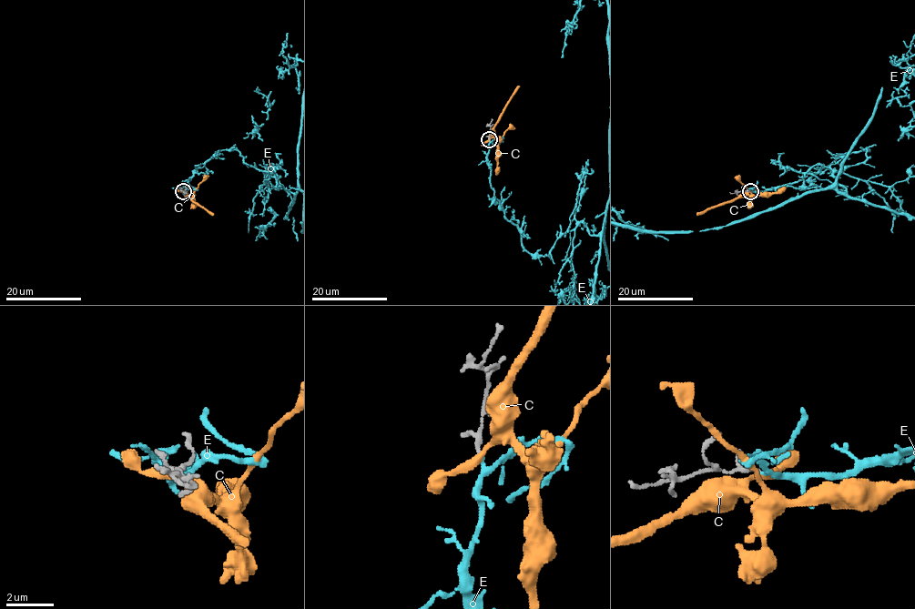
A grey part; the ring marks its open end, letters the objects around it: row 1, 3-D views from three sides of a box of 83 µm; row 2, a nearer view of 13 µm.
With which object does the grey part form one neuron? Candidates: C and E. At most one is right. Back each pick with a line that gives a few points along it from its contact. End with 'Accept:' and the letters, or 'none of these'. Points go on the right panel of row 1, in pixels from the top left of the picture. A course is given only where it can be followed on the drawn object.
Accept: E

